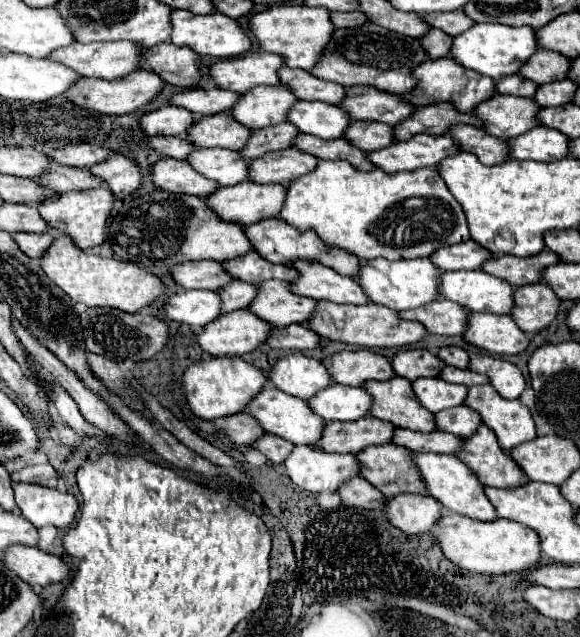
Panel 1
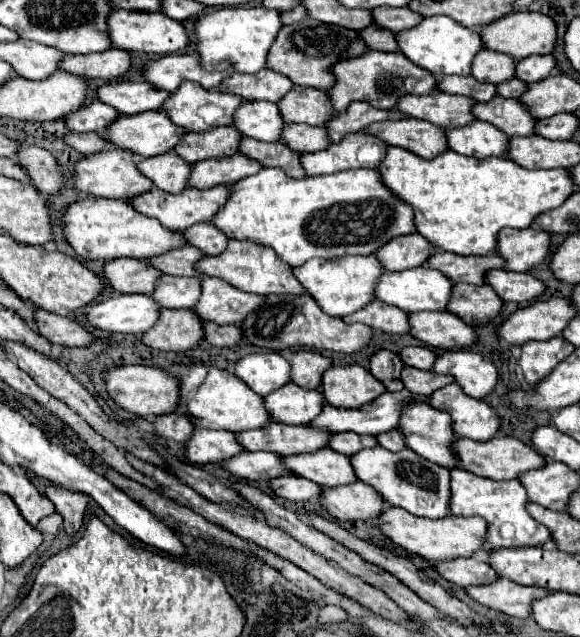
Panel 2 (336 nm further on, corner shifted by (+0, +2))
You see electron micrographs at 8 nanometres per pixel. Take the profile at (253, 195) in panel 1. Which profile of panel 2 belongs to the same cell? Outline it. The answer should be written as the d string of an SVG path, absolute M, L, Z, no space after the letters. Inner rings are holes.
M212 187L212 189L184 189L182 193L162 193L160 189L150 189L148 193L142 193L132 201L134 209L138 209L142 215L146 217L154 217L158 219L166 229L172 231L186 231L190 225L196 223L204 223L210 221L210 217L214 217L214 213L218 213L218 209L222 205L226 205L226 201L230 199L230 187Z

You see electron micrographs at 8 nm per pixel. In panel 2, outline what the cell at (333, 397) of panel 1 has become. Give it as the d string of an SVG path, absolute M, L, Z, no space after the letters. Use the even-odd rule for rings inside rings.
M288 383L274 393L264 397L266 409L272 413L274 421L290 425L306 425L322 411L326 399L320 395L320 389L302 389L294 383Z

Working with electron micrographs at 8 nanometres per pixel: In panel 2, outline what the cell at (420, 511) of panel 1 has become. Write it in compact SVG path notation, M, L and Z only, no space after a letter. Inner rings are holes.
M356 481L334 489L326 487L322 491L322 505L340 521L372 521L382 515L386 501L382 501L382 497L378 497L370 485Z

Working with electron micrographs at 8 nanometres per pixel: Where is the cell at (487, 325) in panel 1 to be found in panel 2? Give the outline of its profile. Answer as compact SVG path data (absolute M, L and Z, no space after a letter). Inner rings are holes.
M410 313L410 335L440 349L464 349L478 341L474 327L468 327L454 313Z

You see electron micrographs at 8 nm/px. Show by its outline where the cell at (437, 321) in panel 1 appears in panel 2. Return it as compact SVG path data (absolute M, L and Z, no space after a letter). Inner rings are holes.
M372 301L358 313L352 313L348 317L342 317L346 323L364 323L372 329L380 329L384 333L392 335L404 335L410 331L410 319L408 313L402 313L400 309L394 309L394 305L386 305L384 301Z

